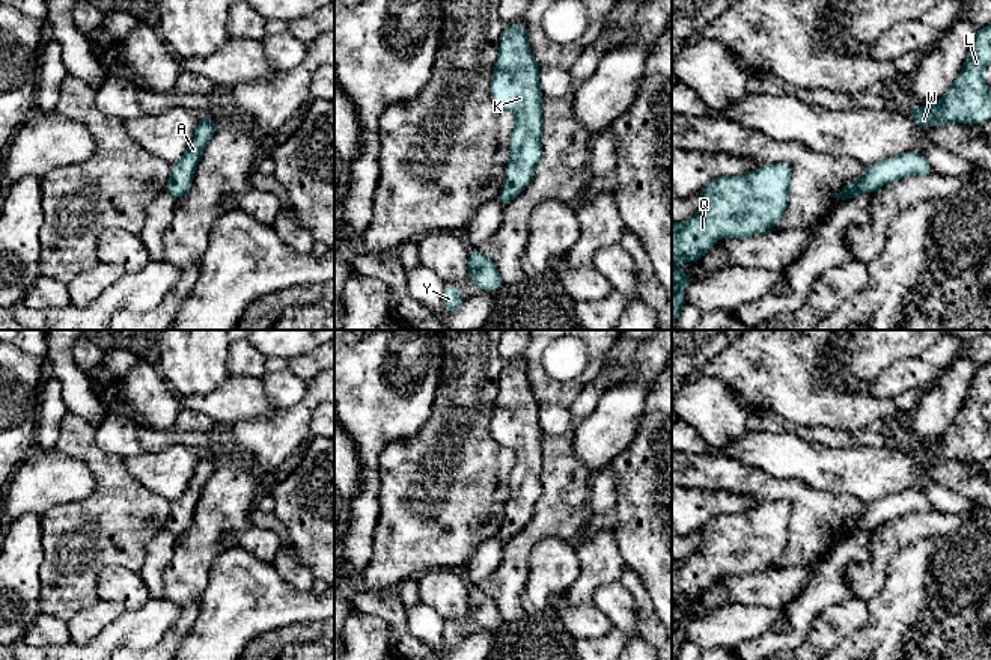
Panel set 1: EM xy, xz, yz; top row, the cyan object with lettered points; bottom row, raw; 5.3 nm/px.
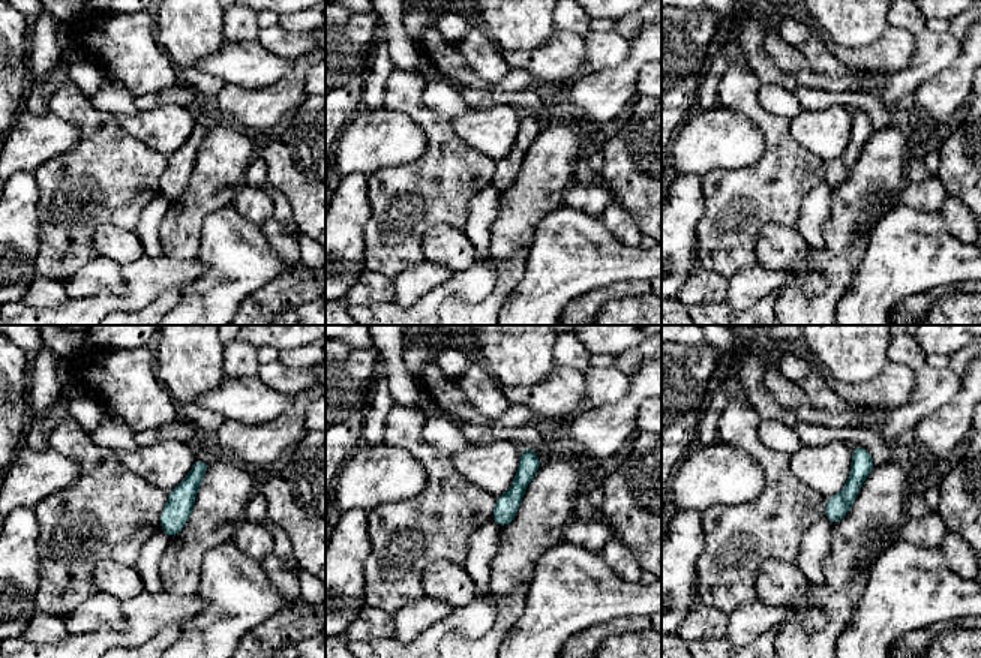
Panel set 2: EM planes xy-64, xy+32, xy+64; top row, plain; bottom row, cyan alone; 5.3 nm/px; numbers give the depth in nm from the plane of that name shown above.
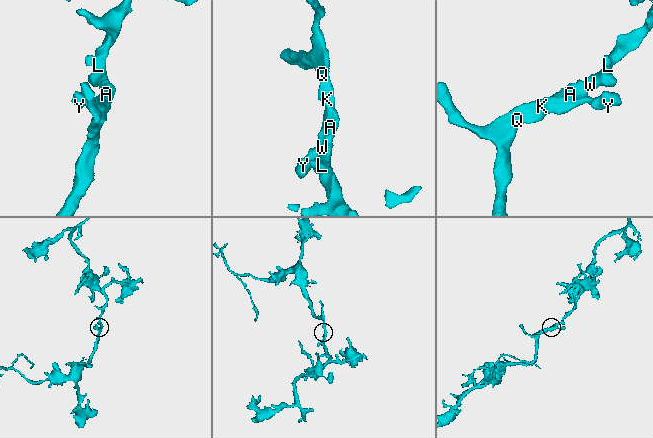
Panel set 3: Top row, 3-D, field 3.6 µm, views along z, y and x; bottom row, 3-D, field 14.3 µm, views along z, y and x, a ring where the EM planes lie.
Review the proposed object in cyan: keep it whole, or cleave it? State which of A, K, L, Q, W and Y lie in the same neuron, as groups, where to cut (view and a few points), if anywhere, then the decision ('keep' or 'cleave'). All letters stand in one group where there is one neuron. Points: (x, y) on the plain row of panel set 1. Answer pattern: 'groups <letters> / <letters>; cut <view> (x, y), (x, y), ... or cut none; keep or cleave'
groups A K L Q W Y; cut none; keep

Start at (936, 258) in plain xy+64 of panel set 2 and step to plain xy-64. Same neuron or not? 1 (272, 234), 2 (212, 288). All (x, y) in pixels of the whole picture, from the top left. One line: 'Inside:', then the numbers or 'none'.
Inside: 2

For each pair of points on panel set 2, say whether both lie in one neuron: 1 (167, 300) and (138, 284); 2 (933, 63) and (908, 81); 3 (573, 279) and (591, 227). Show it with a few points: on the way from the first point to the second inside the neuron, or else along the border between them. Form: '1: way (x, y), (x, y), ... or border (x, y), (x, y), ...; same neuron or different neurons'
1: border (167, 290), (140, 309); different neurons
2: way (927, 63), (914, 75); same neuron
3: way (573, 266), (573, 252), (582, 240); same neuron

